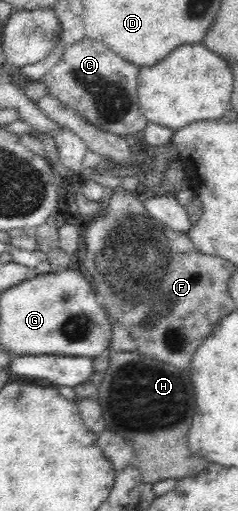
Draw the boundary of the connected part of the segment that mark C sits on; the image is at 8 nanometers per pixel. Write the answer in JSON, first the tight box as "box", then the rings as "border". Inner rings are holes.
{"box":[42,37,148,139],"border":[[[85,37],[65,50],[59,63],[42,79],[42,86],[47,86],[48,94],[61,101],[61,105],[78,112],[98,130],[140,139],[148,121],[138,102],[138,74],[139,66],[125,62],[103,43]]]}

